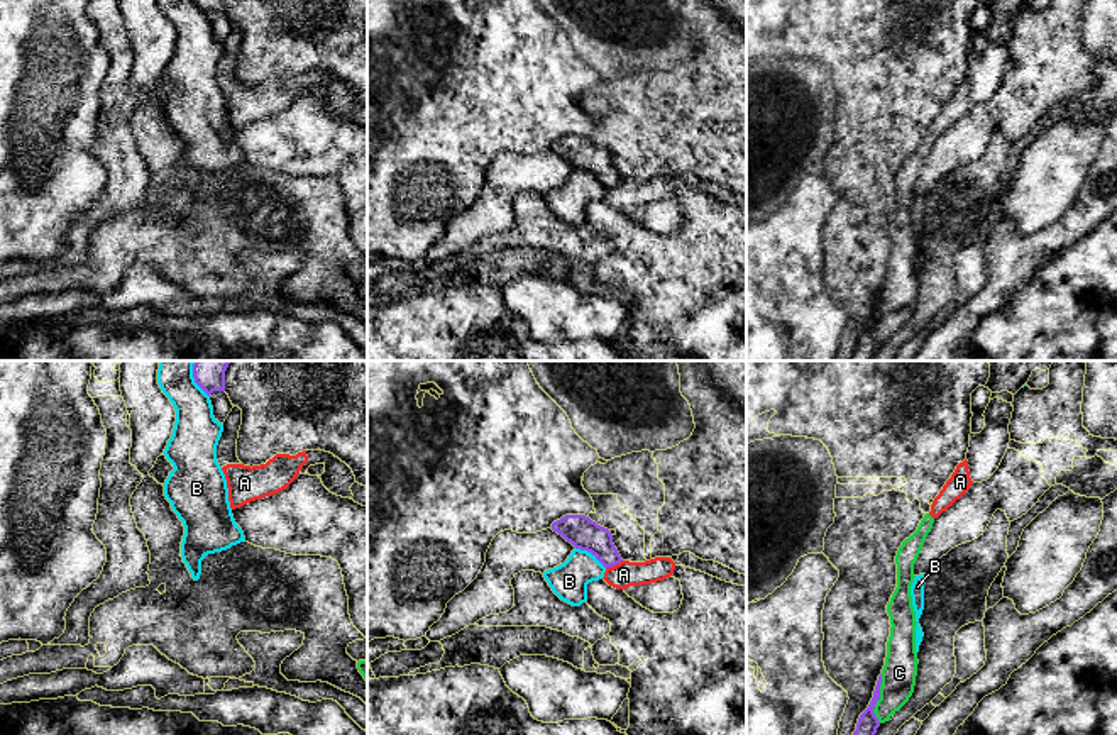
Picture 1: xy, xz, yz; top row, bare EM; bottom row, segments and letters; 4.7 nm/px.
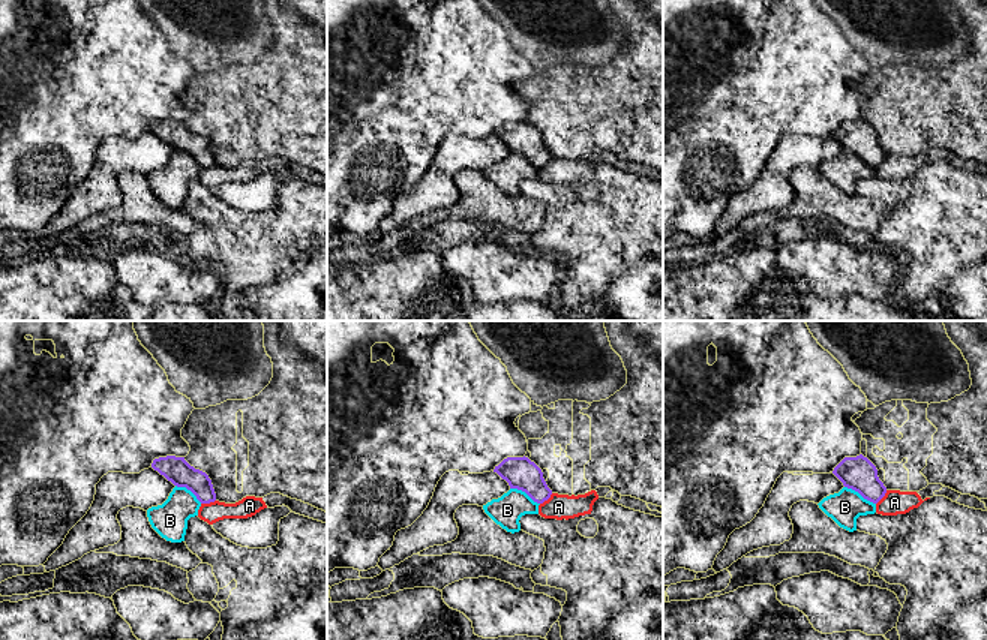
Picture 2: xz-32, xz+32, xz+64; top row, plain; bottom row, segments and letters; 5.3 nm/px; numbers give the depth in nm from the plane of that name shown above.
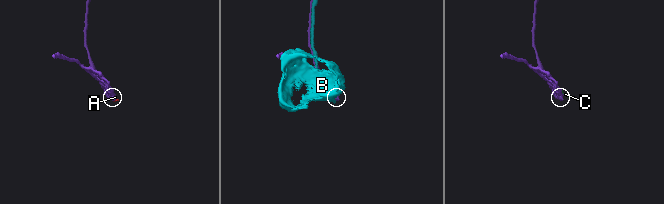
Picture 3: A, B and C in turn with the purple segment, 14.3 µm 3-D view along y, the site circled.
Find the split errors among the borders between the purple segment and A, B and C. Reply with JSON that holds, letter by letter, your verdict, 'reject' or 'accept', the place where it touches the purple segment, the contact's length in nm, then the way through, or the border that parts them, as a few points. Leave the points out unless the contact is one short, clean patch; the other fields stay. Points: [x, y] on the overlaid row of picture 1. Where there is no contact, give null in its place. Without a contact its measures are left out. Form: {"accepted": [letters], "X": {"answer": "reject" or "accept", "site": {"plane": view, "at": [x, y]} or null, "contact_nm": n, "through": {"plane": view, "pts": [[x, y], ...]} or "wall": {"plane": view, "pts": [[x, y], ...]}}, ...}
{"accepted": [], "A": {"answer": "reject", "site": {"plane": "xz", "at": [613, 564]}, "contact_nm": 90, "wall": {"plane": "xz", "pts": [[621, 559], [606, 568]]}}, "B": {"answer": "reject", "site": {"plane": "xz", "at": [591, 552]}, "contact_nm": 170}, "C": {"answer": "reject", "site": {"plane": "yz", "at": [879, 698]}, "contact_nm": 240}}

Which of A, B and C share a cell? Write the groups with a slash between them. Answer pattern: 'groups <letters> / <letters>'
groups A C / B

